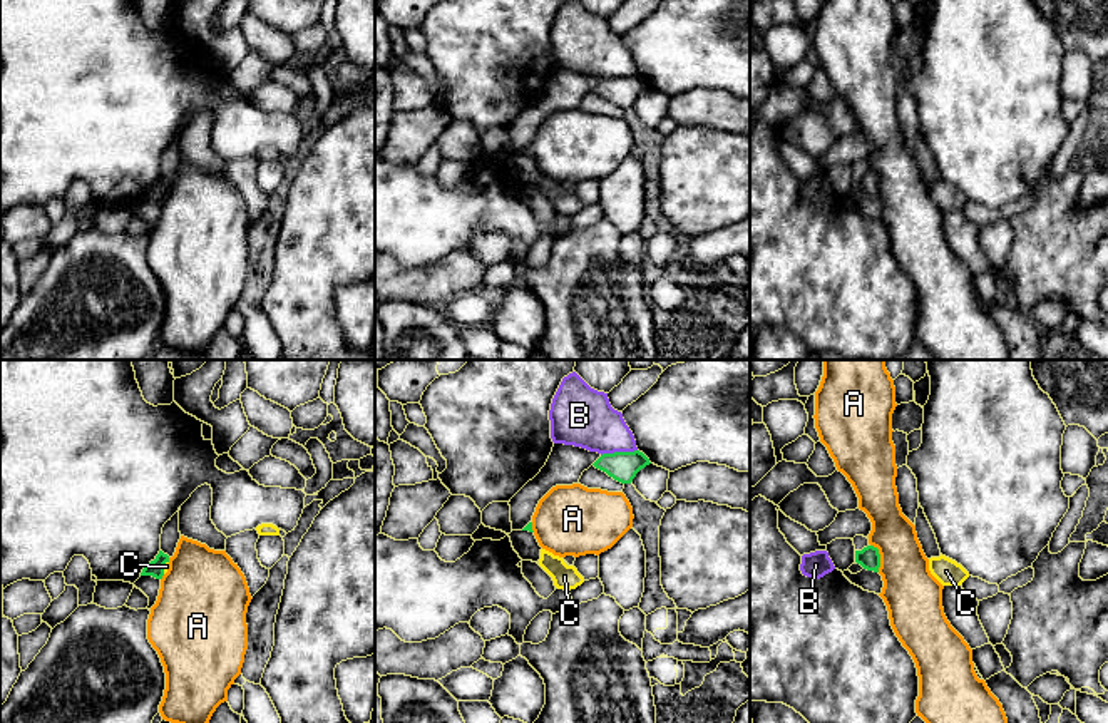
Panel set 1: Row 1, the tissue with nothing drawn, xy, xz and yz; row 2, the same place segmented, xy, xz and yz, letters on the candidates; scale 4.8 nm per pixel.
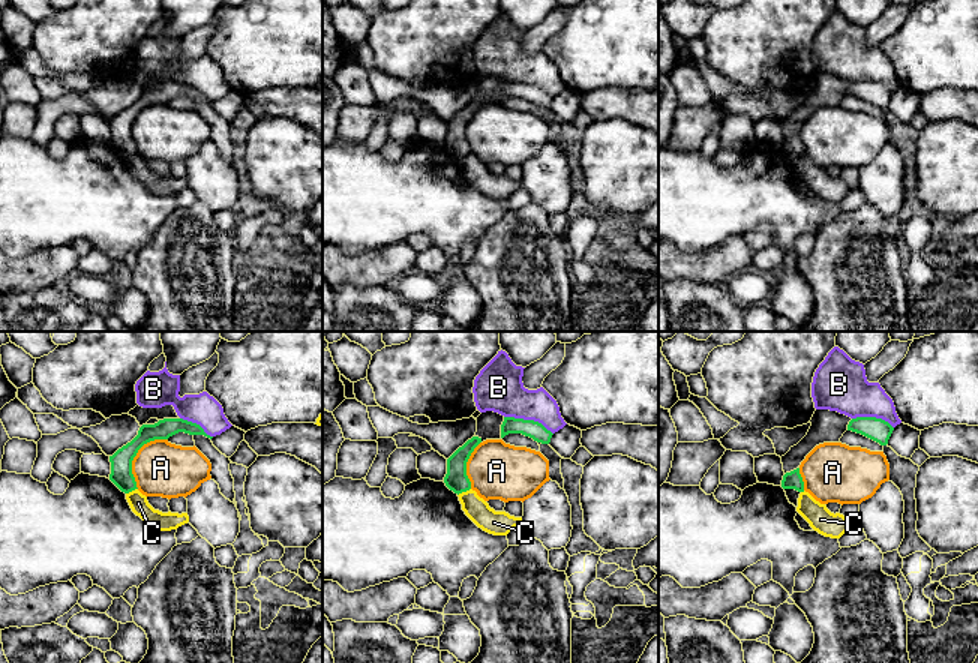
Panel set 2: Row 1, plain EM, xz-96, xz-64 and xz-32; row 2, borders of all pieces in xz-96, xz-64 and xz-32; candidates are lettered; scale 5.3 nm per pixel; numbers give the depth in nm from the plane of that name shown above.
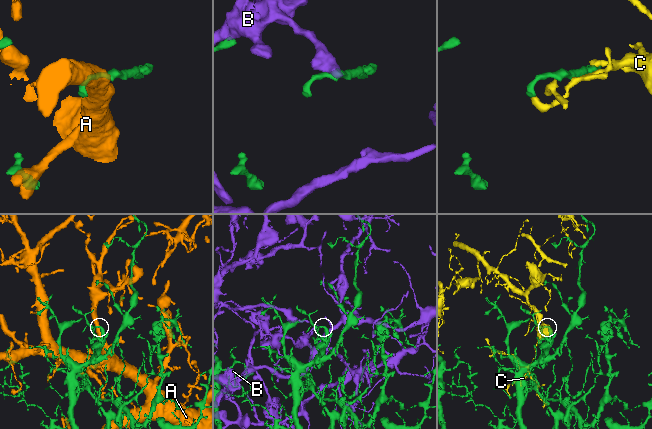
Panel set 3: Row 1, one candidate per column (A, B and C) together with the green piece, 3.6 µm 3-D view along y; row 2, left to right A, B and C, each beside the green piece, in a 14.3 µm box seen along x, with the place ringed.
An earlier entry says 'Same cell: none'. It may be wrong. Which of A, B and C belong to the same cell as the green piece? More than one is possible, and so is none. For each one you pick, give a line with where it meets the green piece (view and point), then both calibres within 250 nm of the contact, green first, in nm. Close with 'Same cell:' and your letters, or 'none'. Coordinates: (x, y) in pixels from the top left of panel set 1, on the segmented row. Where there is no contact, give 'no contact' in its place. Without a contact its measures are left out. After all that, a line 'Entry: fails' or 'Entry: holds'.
Same cell: none
Entry: holds

